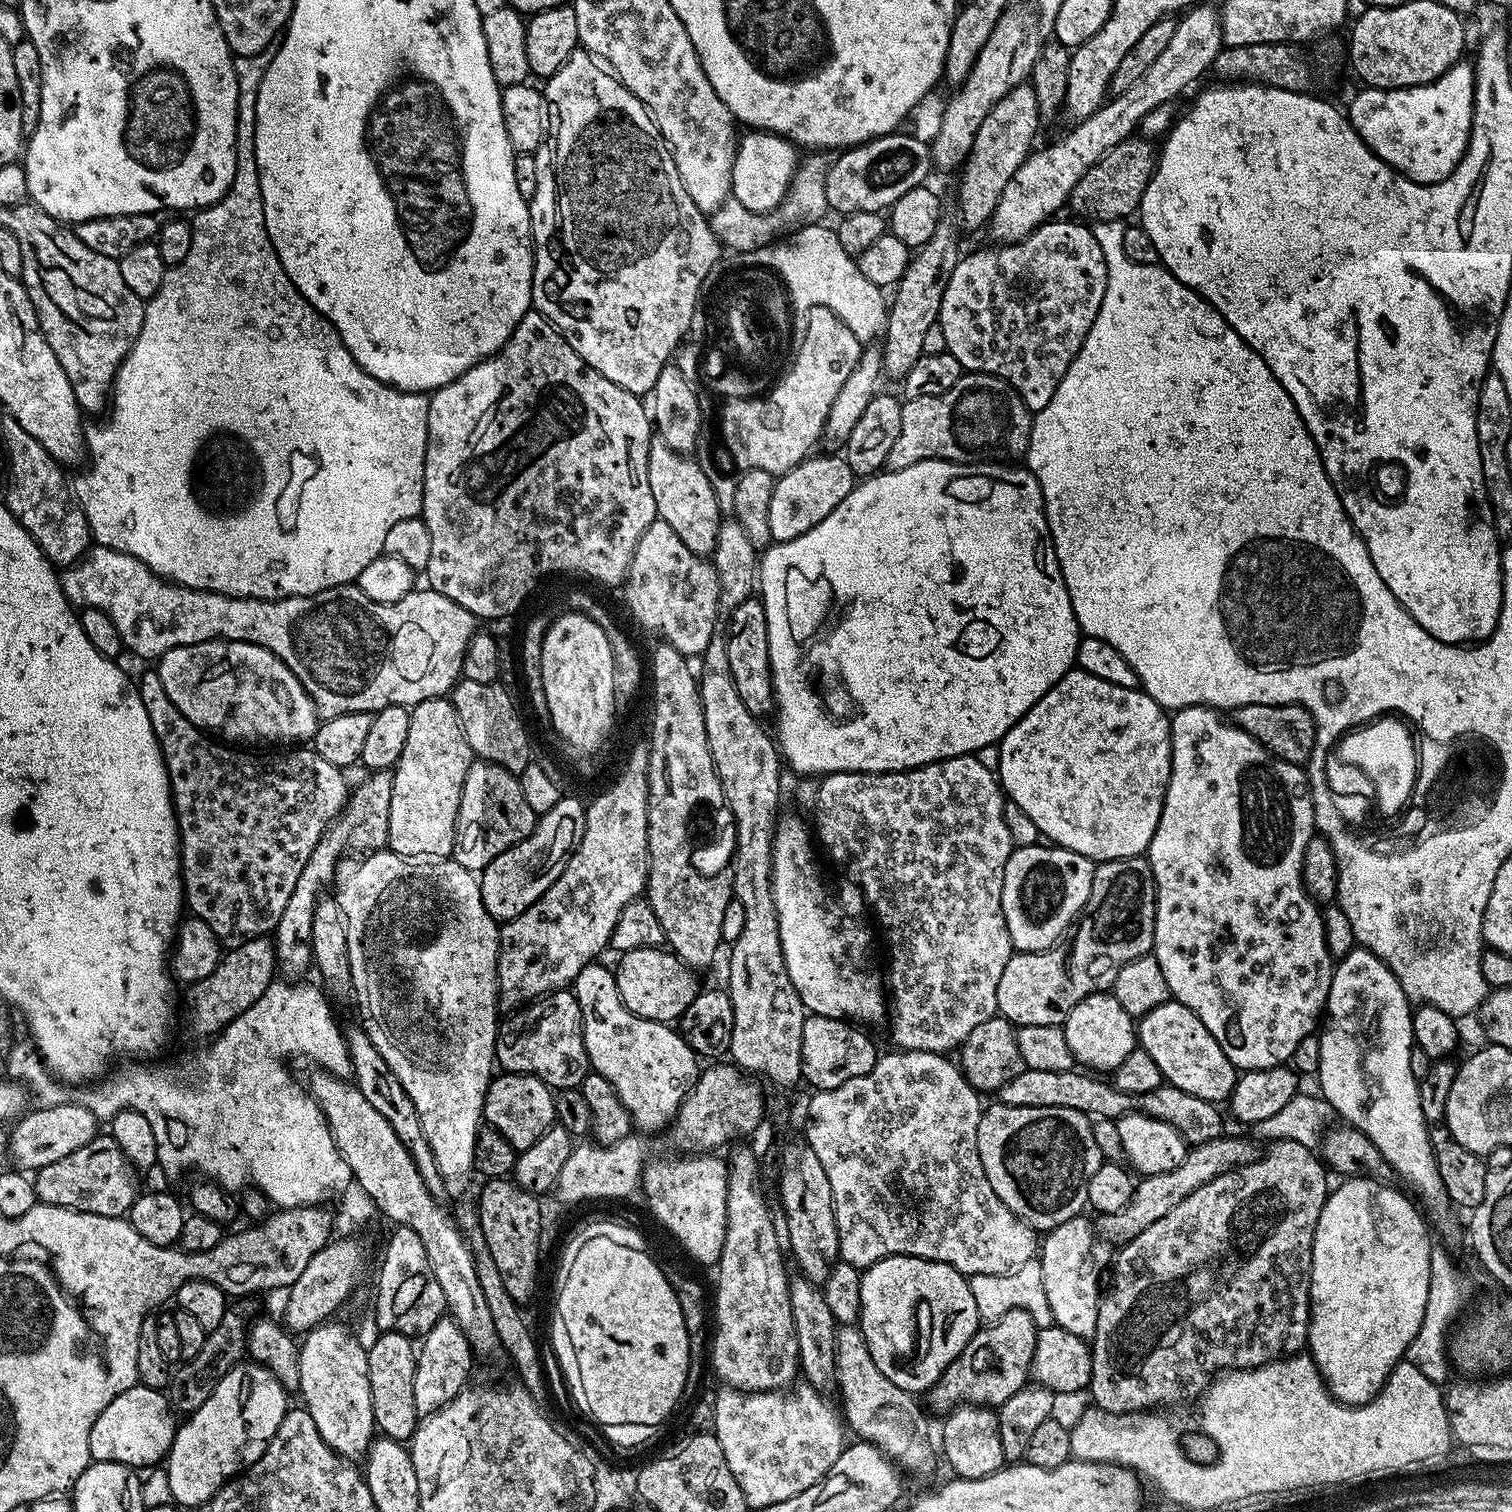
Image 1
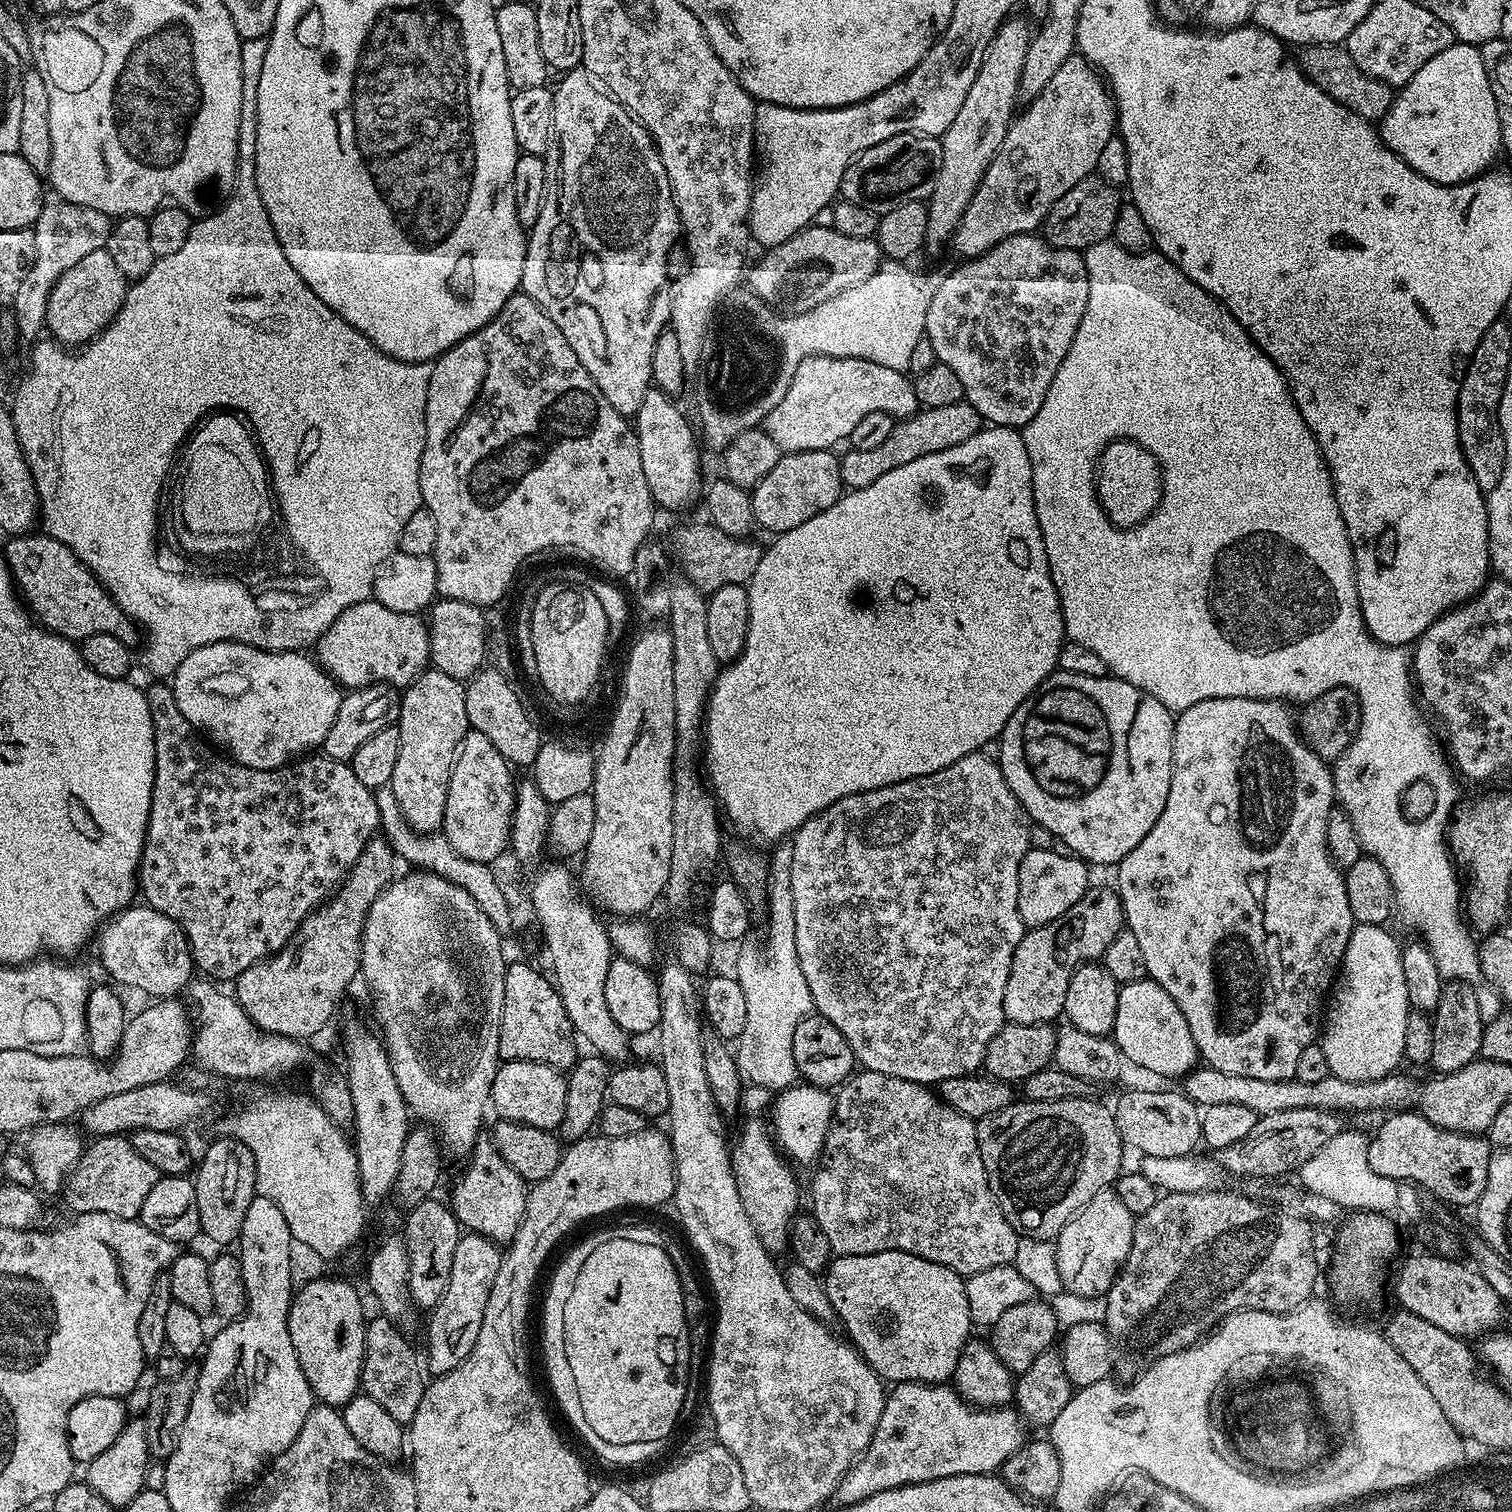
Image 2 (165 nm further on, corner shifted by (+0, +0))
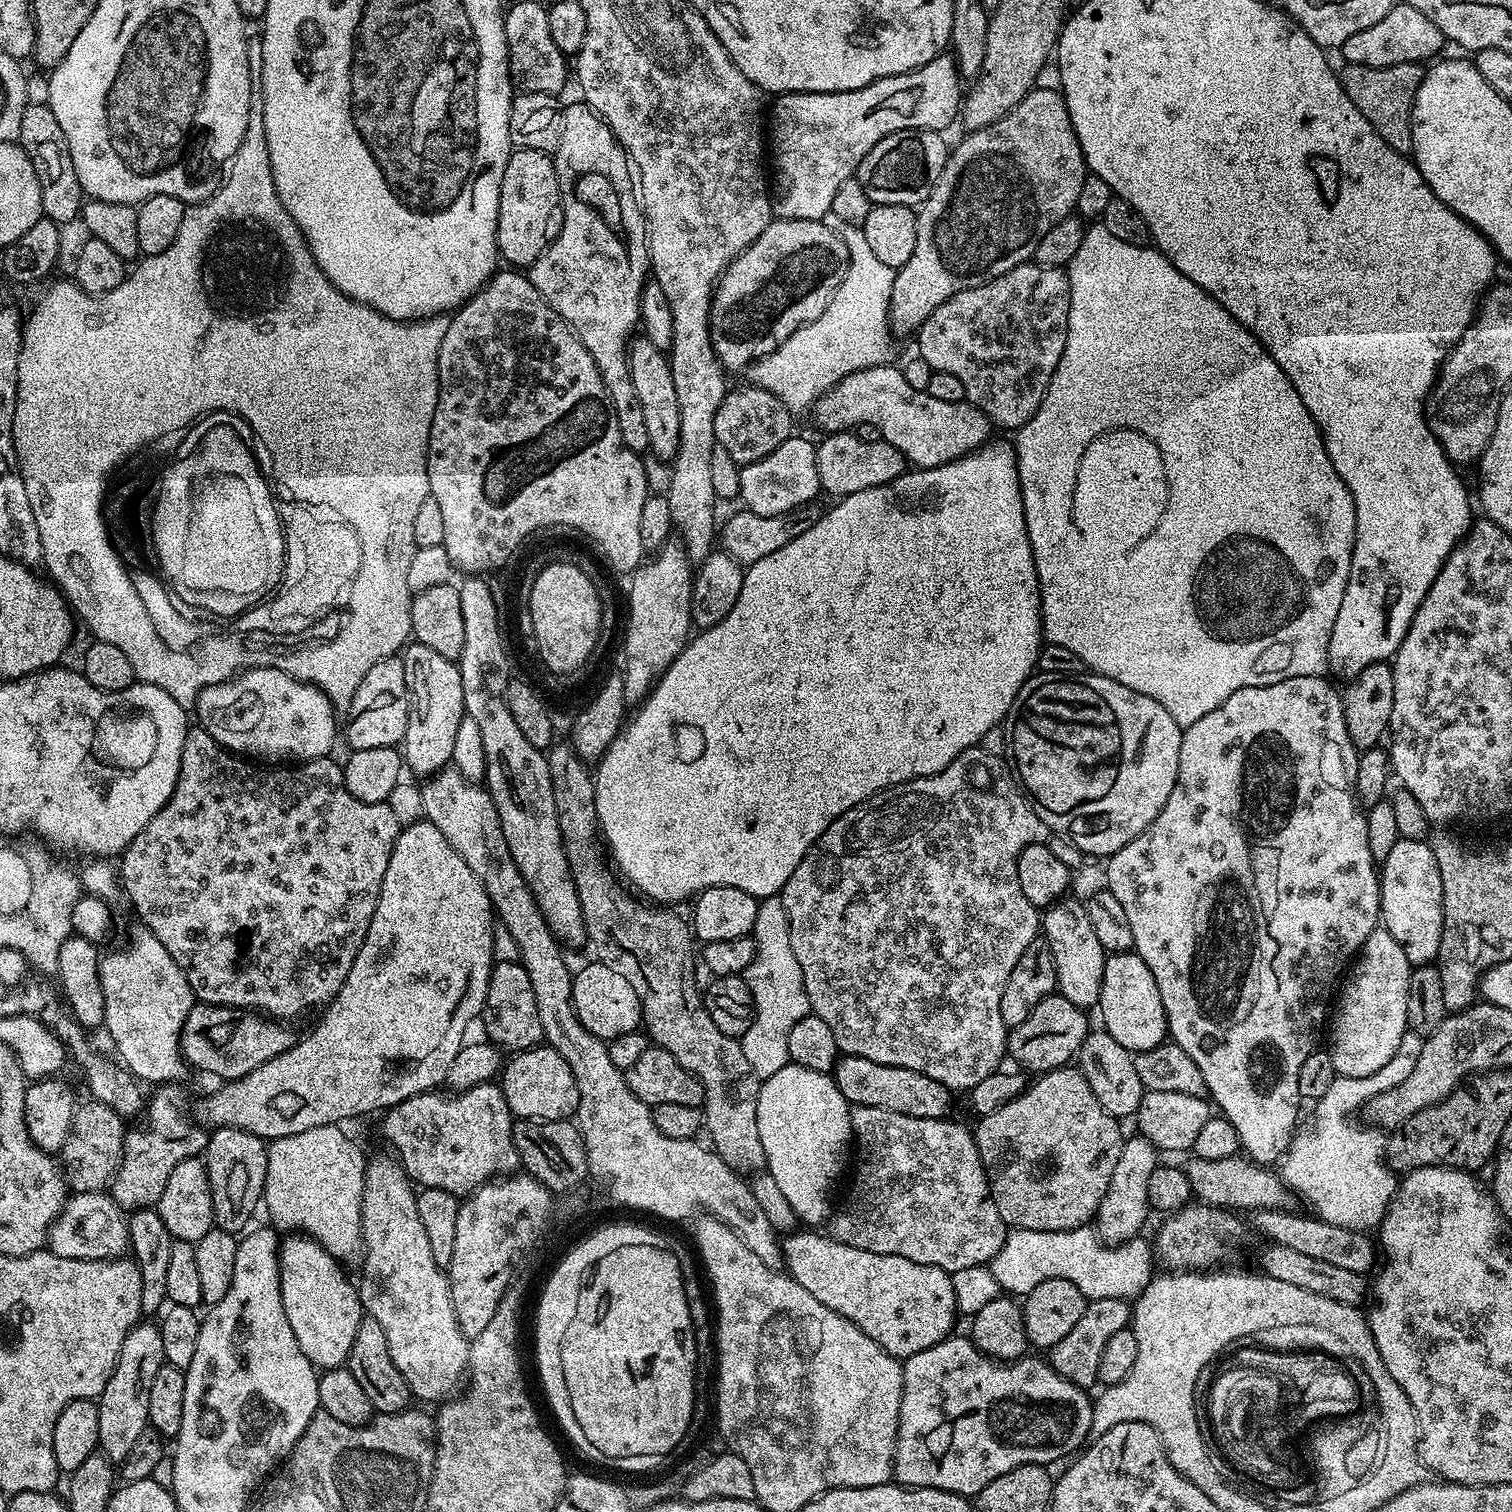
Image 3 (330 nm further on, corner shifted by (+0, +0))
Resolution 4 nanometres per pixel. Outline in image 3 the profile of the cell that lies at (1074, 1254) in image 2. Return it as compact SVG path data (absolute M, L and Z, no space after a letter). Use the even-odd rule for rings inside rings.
M1133 1134L1125 1139L1118 1158L1118 1166L1114 1166L1114 1174L1094 1217L1094 1227L1100 1233L1101 1240L1114 1245L1141 1235L1140 1227L1147 1222L1148 1212L1150 1213L1148 1183L1157 1163L1158 1150L1145 1136Z

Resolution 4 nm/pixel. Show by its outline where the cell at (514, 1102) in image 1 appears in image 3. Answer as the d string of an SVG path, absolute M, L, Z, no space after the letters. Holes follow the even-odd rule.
M537 1046L515 1053L511 1059L503 1065L498 1083L513 1117L522 1120L572 1120L575 1117L580 1101L578 1082L574 1082L574 1074L562 1054L547 1046Z

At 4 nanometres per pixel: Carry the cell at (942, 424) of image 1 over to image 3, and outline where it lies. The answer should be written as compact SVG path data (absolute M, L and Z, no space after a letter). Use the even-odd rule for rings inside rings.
M851 431L834 432L816 444L816 461L820 487L832 498L858 494L858 490L870 490L874 486L888 484L906 470L904 454L893 444L880 439L878 442L862 442Z

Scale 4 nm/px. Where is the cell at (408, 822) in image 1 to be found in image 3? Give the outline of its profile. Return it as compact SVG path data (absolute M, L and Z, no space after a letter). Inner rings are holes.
M412 642L403 649L402 659L406 670L406 690L408 691L408 725L402 745L402 759L410 773L417 772L420 778L428 778L449 767L454 754L454 737L458 734L458 722L465 716L464 699L462 698L462 674L457 661L442 658L430 646Z

